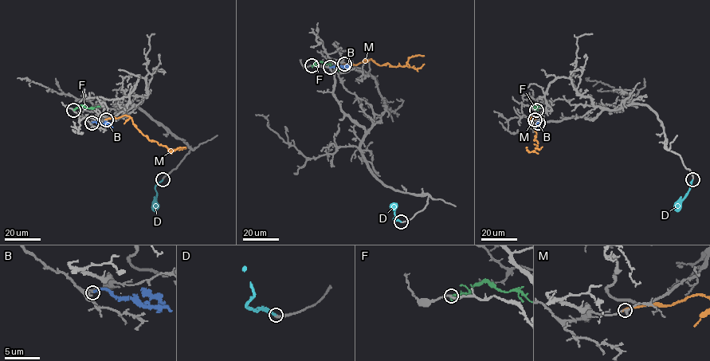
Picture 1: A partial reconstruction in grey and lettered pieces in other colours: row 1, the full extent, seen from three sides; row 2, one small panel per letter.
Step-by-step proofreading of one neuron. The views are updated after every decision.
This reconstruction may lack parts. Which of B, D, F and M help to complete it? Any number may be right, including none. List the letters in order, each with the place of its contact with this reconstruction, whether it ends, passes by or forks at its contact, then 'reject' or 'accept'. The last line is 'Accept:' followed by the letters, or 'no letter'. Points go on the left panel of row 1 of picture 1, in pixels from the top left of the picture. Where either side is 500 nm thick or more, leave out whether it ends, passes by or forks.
B: contact (92, 123); it ends; reject
D: contact (162, 179); it ends; accept
F: contact (73, 110); it ends; reject
M: contact (106, 119); it ends; reject
Accept: D

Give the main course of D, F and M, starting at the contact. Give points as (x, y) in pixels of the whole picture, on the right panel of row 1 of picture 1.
D: (692, 180), (687, 194), (676, 211)
F: (536, 109), (532, 106), (535, 108), (542, 106)
M: (535, 119), (532, 115), (530, 123), (536, 132), (534, 140), (537, 141), (537, 147), (529, 151), (526, 147)

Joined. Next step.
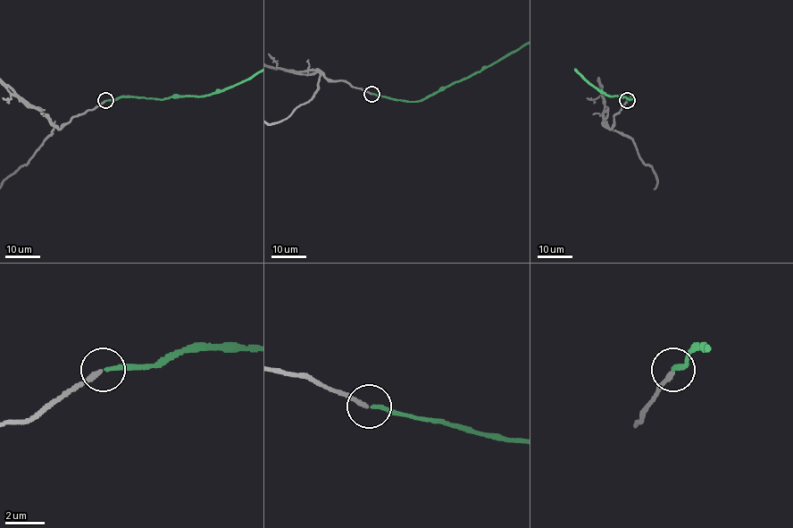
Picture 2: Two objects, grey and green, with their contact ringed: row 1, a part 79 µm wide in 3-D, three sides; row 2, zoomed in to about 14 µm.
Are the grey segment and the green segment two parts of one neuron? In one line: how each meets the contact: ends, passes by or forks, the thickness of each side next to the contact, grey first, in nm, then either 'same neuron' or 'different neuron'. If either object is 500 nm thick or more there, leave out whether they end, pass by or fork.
grey ends; green ends; calibres 240 and 200 nm; same neuron

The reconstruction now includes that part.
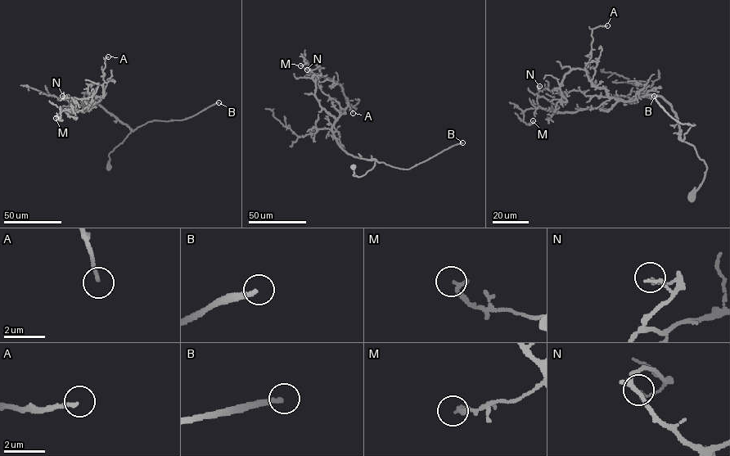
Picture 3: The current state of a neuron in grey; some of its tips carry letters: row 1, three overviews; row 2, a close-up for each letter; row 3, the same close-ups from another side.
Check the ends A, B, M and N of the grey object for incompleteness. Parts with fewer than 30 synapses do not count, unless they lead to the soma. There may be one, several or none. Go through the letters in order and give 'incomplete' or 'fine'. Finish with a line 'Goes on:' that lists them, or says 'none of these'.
A: fine
B: incomplete
M: fine
N: fine
Goes on: B

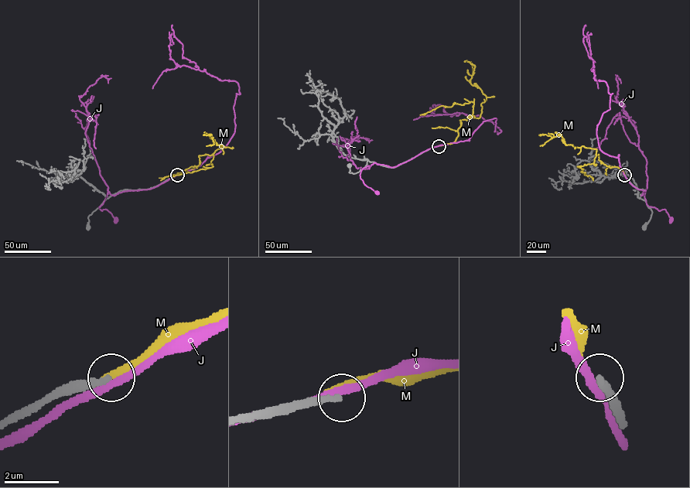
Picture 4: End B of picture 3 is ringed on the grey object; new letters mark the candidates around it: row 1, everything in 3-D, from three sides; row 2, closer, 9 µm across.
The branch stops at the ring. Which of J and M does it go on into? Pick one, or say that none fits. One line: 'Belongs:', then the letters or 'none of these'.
Belongs: none of these

